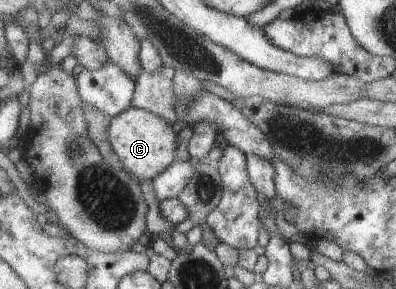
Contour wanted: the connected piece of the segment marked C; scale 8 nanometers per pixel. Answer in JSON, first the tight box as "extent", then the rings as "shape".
{"extent":[107,107,176,180],"shape":[[[130,107],[111,117],[107,127],[107,137],[113,152],[122,162],[123,170],[136,179],[152,180],[172,161],[176,160],[176,126],[166,122],[147,110]]]}

